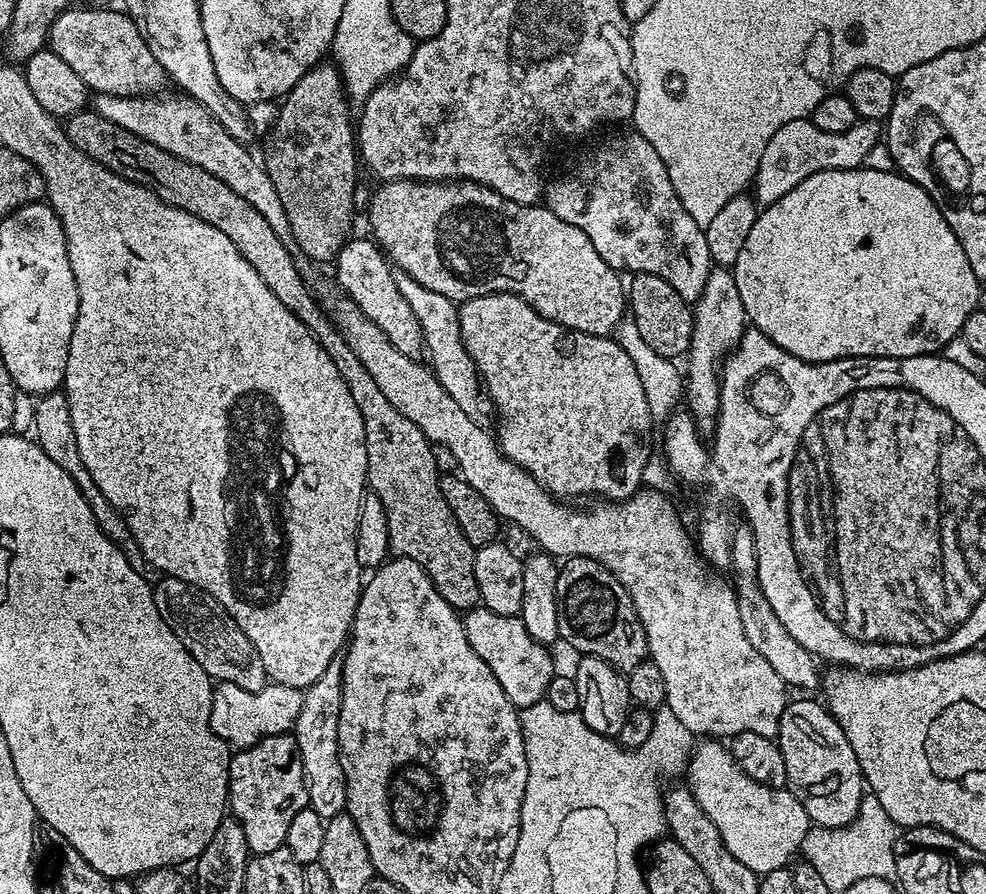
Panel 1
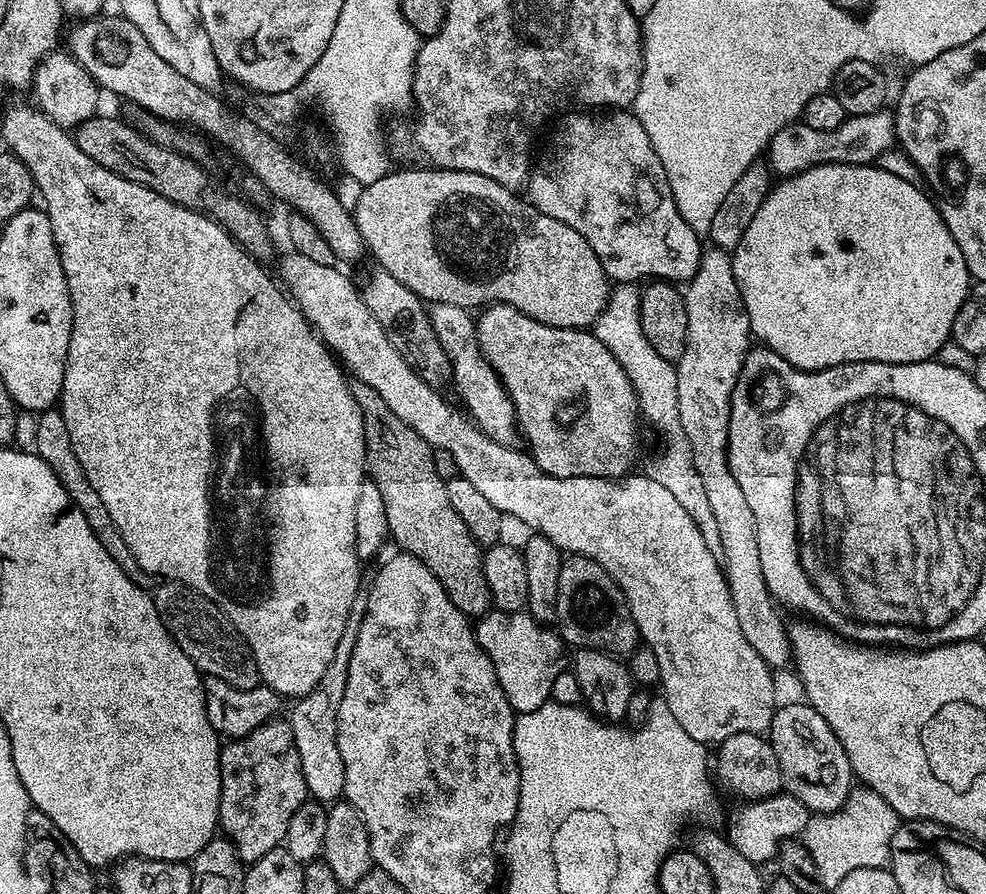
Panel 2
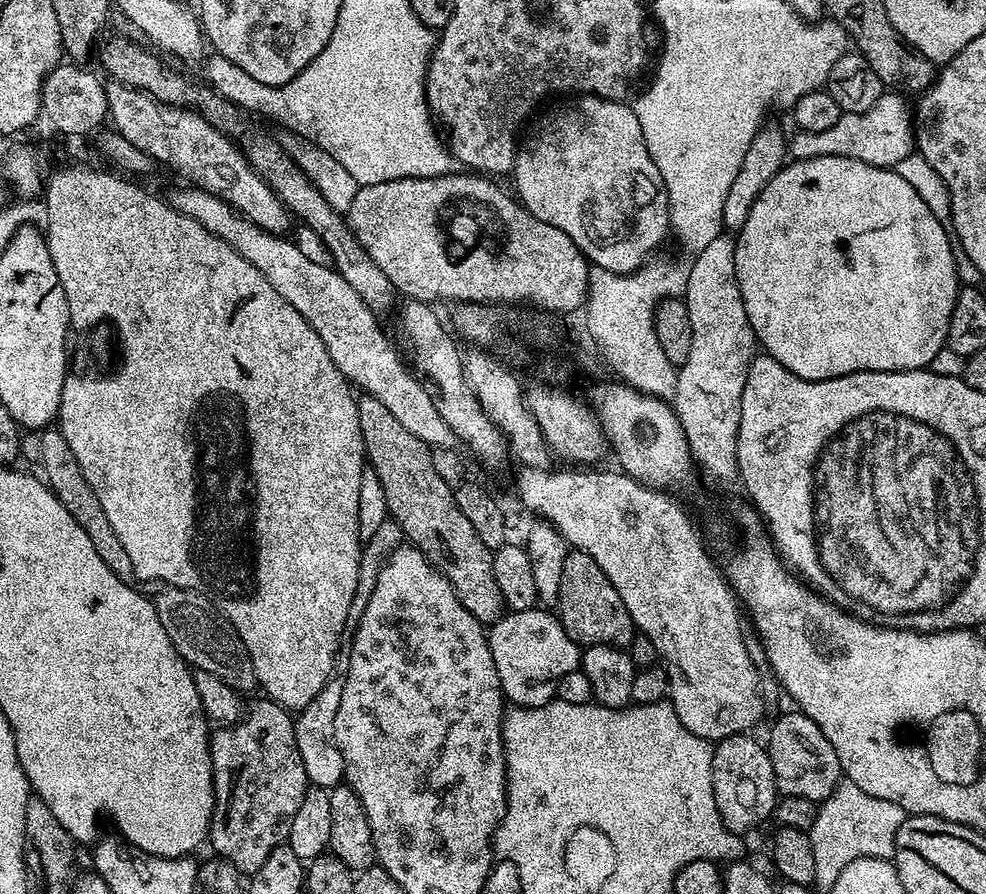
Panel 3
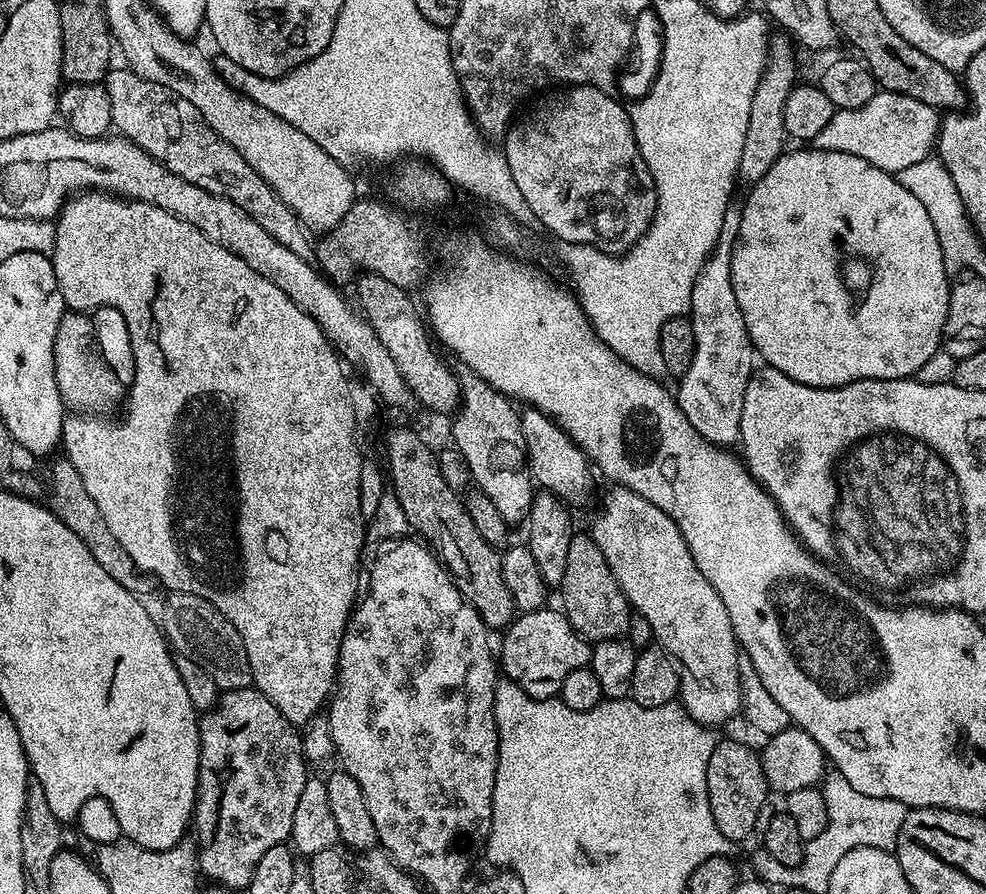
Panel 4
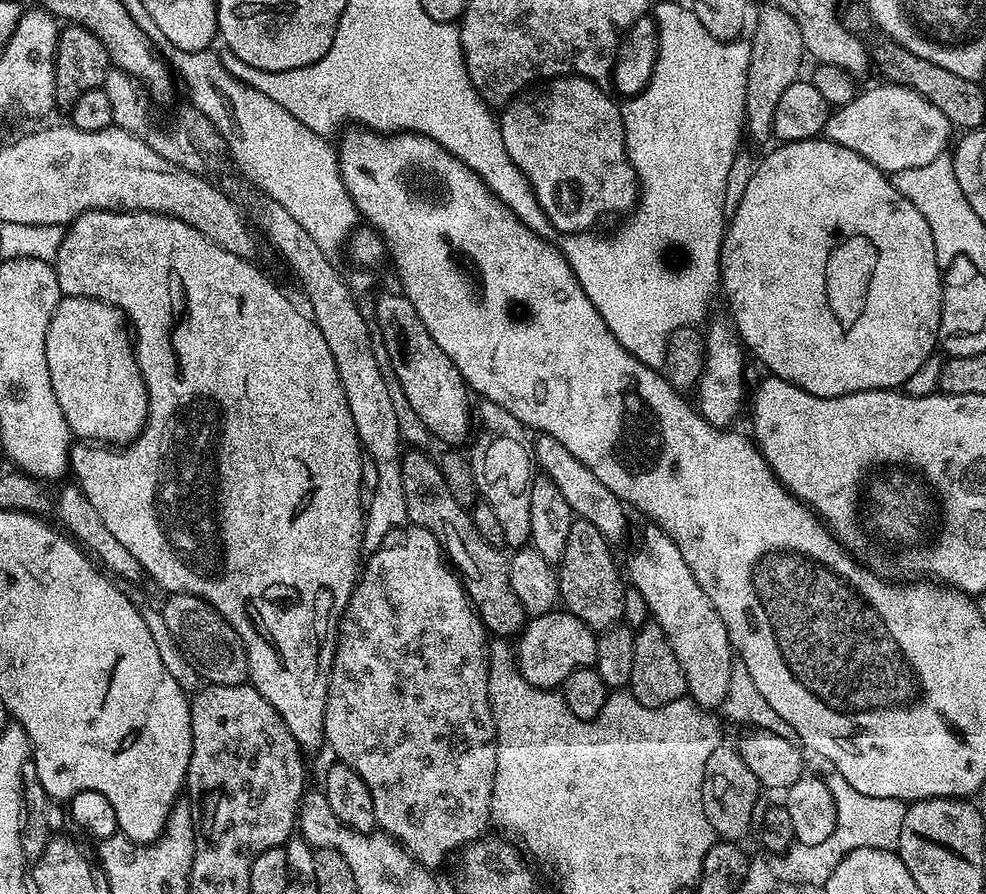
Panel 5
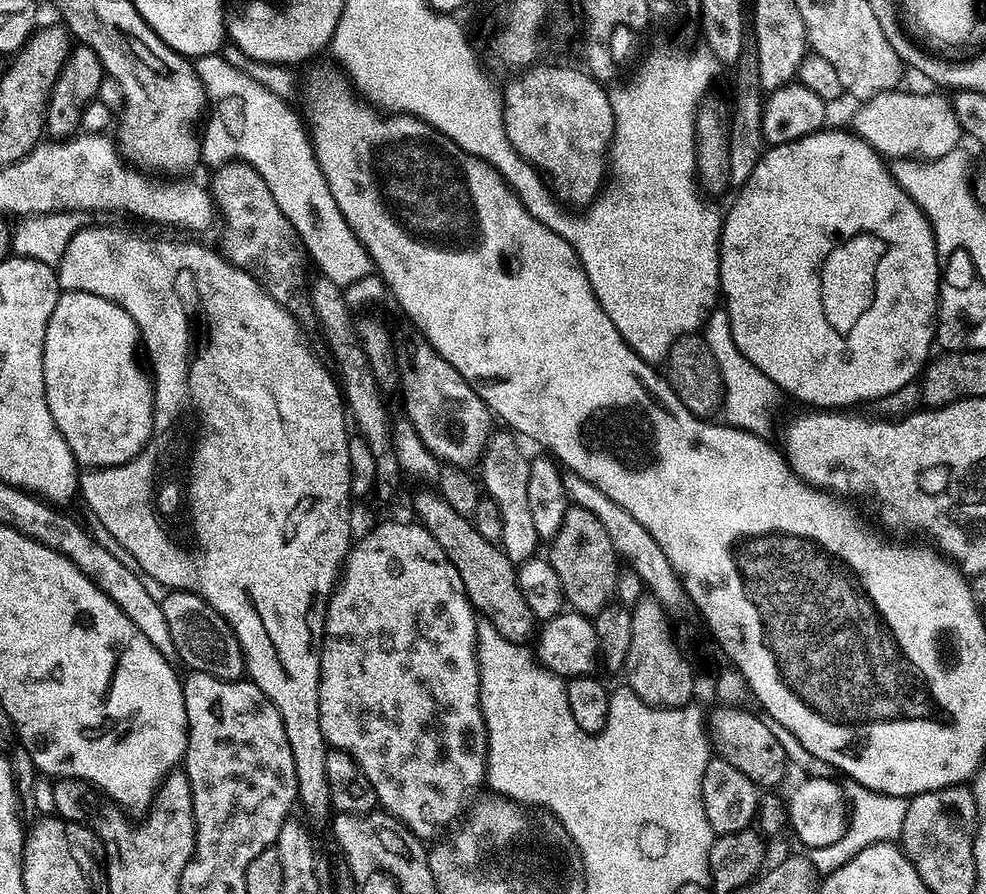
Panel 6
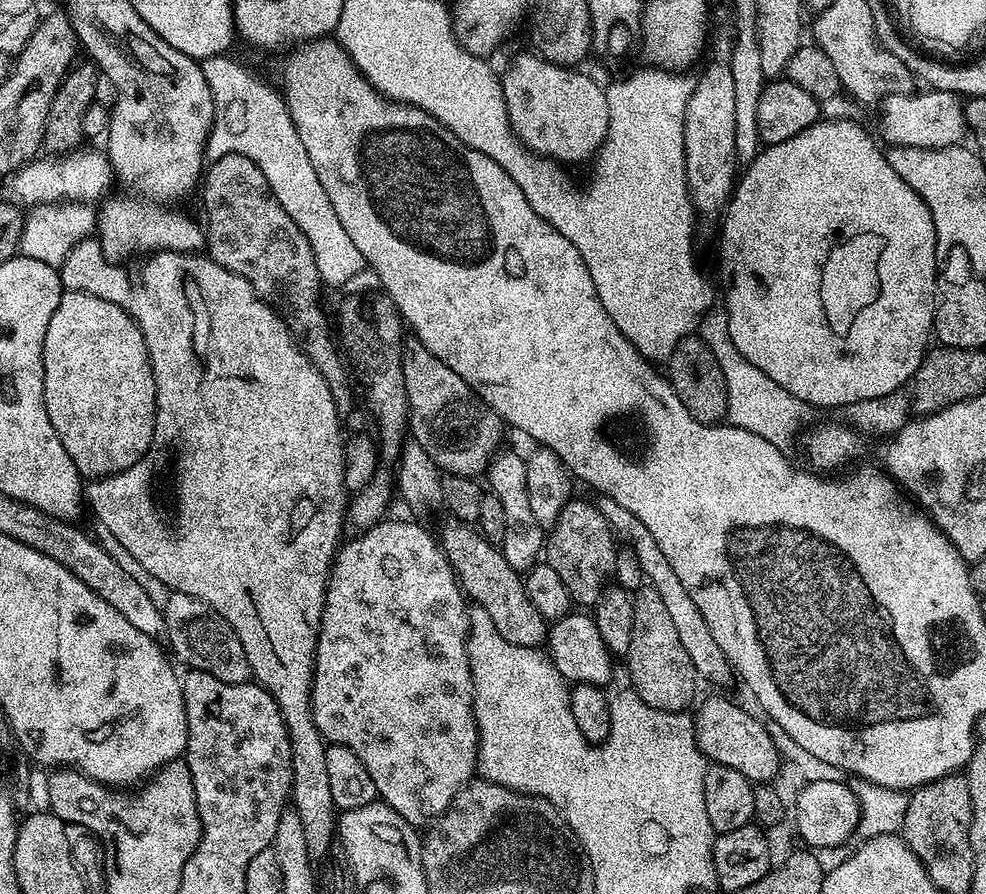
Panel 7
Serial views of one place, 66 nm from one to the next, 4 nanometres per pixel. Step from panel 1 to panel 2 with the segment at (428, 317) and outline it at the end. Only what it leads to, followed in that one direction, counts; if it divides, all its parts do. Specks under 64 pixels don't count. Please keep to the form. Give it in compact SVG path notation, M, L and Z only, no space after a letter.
M433 304L428 308L428 317L434 326L434 334L438 334L438 342L442 342L442 350L446 350L448 361L452 363L451 383L456 384L456 392L461 400L459 403L472 423L487 436L494 438L494 442L509 446L519 445L522 437L516 423L512 399L480 349L473 313L462 306Z

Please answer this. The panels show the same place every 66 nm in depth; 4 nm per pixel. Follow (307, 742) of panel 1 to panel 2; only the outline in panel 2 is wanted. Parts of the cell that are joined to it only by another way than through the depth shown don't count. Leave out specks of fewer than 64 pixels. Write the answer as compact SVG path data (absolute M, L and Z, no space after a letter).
M362 586L354 598L354 606L350 606L346 627L342 629L342 638L338 638L338 647L334 650L334 658L330 658L330 666L326 666L322 678L318 678L318 686L314 686L310 694L299 697L293 703L296 705L292 708L292 716L290 715L309 797L325 806L337 803L344 794L346 770L342 766L342 754L338 750L338 706L342 706L342 694L346 694L346 674L350 674L350 657L354 654L354 642L358 642L358 630L362 630L362 618L366 618L367 601L368 588Z

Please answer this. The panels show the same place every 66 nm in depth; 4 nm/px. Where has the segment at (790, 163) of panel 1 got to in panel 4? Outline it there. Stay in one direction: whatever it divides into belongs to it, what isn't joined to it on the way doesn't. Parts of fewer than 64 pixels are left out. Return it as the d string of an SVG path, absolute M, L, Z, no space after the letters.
M877 91L866 106L854 110L837 110L830 123L811 140L811 147L834 150L842 154L854 154L854 158L866 158L883 172L899 174L914 162L933 155L936 138L940 135L941 117L937 109L924 105L906 94Z

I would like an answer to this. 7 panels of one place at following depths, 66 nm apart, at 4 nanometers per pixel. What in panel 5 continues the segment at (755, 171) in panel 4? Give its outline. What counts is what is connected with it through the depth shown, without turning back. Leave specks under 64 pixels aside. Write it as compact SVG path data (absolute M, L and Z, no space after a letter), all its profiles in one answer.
M769 6L756 16L756 33L750 36L752 45L752 61L748 67L746 82L746 102L744 103L744 119L746 132L756 140L773 139L772 123L774 109L782 99L782 93L801 79L800 63L806 60L802 30L798 30L798 22L784 8Z

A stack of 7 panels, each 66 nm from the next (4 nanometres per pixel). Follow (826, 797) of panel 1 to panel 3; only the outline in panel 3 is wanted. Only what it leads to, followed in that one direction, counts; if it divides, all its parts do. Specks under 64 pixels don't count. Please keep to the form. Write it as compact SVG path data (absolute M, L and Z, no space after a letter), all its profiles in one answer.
M791 711L773 726L772 733L766 739L770 762L774 766L776 791L781 797L797 796L823 802L842 779L838 754L834 746L826 742L826 734L818 730L818 722L814 722L805 712Z

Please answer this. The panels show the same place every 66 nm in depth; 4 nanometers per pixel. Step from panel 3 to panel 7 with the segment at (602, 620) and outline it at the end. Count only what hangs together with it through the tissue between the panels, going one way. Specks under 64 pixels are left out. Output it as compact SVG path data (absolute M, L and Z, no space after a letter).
M569 499L568 505L558 514L552 528L547 529L543 555L546 563L562 577L562 583L577 605L595 605L602 589L609 583L616 566L617 541L614 533L602 518L595 503Z

